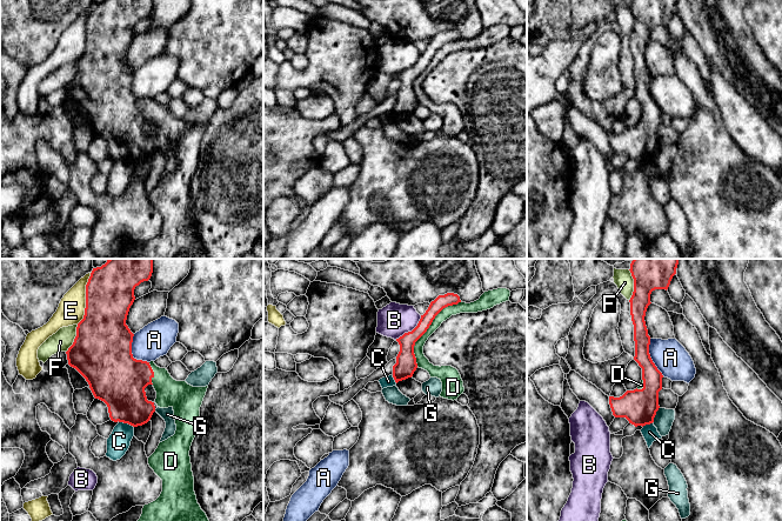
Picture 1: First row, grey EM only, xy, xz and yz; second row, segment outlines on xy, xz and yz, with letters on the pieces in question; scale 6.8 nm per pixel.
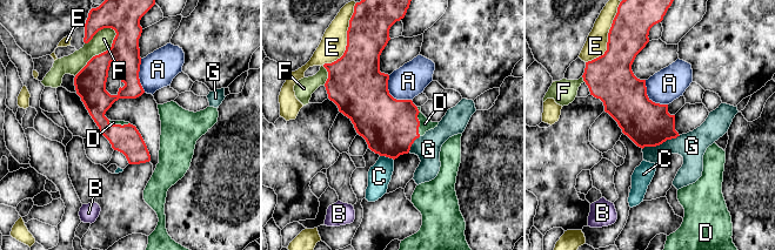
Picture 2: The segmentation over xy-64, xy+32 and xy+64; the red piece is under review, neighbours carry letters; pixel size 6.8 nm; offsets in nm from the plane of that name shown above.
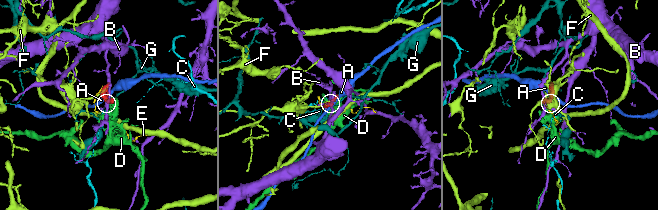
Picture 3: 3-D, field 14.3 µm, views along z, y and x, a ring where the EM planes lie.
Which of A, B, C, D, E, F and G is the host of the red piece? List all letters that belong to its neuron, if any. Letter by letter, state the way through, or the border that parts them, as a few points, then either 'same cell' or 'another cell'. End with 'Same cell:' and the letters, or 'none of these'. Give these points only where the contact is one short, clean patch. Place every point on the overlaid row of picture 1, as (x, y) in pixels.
A: another cell
B: border along xz (421, 315), (418, 324), (410, 331), (395, 339); another cell
C: border along xy (119, 421), (127, 422), (133, 427); another cell
D: same cell
E: border along xy (92, 272), (86, 285), (85, 314), (77, 324); another cell
F: another cell
G: border along yz (659, 407), (652, 422); another cell
Same cell: D

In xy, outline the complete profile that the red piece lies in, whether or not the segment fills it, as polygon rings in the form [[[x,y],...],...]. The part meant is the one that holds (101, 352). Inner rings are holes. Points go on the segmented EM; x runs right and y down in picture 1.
[[[108,259],[101,267],[93,268],[86,285],[85,315],[78,323],[73,345],[66,352],[67,360],[86,379],[94,398],[107,405],[114,422],[142,426],[151,420],[155,403],[174,410],[175,434],[160,442],[148,457],[149,467],[162,480],[162,492],[155,501],[143,506],[138,521],[209,521],[196,500],[189,456],[208,386],[193,387],[186,381],[176,381],[166,368],[158,367],[154,361],[136,360],[132,354],[134,334],[126,320],[135,300],[135,287],[148,281],[152,273],[153,259]],[[148,385],[156,392],[154,402],[147,400],[145,388]]]

